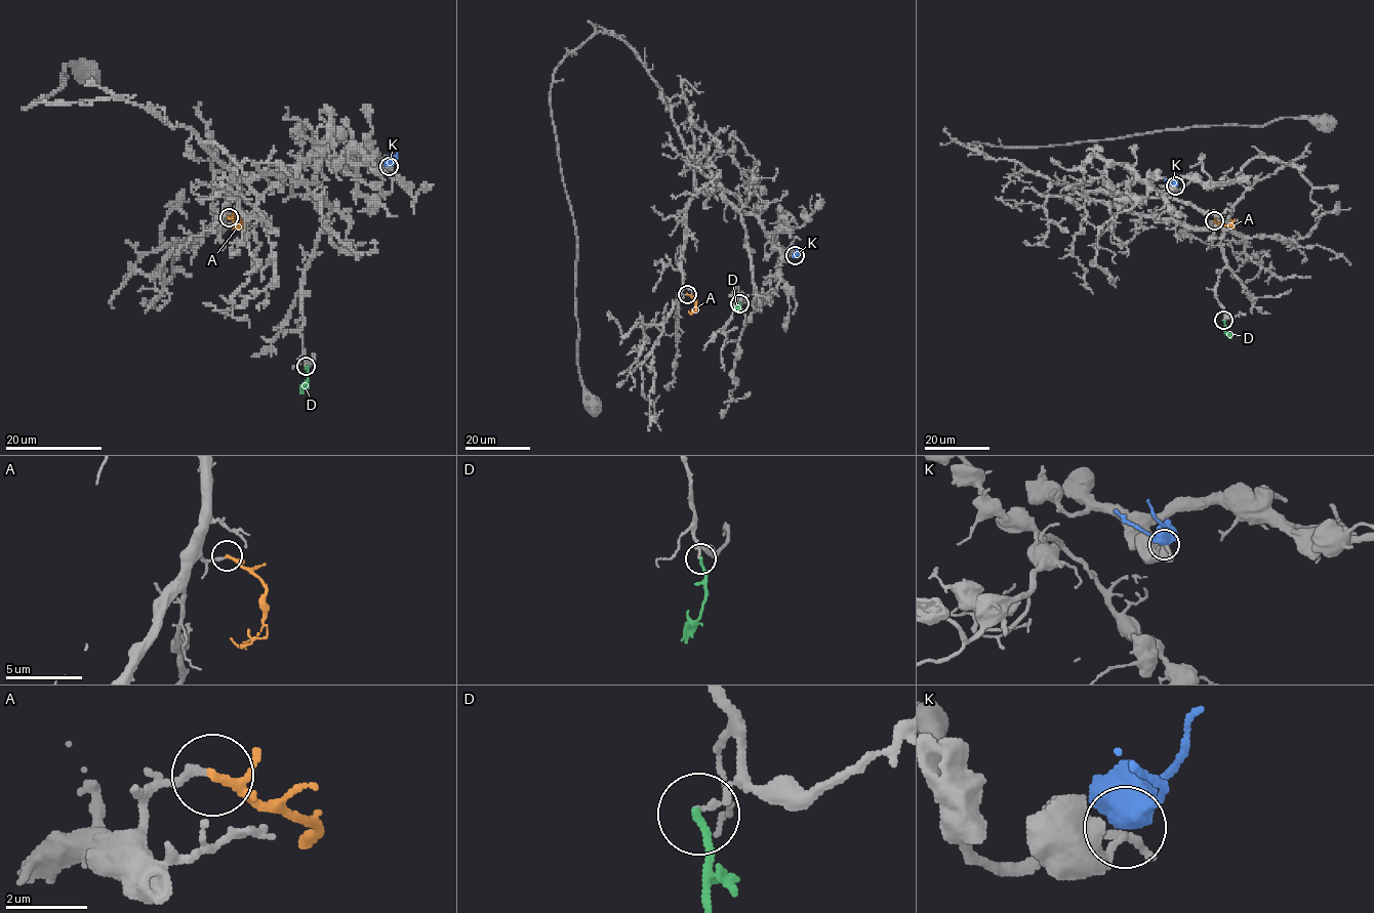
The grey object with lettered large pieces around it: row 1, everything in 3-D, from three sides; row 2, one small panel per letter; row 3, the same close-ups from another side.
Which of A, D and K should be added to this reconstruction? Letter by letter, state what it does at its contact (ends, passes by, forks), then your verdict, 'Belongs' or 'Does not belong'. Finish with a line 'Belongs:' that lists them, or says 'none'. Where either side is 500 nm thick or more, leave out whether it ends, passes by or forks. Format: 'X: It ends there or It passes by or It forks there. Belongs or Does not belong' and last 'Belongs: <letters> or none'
A: It forks there. Belongs
D: It ends there. Does not belong
K: Does not belong
Belongs: A

